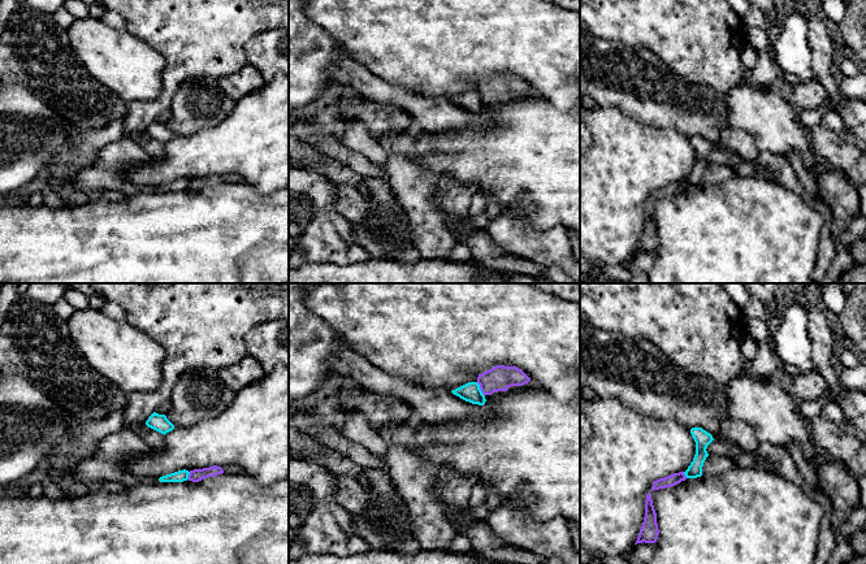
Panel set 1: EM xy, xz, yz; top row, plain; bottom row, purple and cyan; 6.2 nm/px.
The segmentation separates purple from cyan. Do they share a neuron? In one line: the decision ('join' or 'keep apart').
keep apart

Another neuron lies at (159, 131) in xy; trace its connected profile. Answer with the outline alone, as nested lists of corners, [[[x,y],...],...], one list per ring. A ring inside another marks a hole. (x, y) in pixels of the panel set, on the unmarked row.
[[[156,121],[148,126],[146,134],[164,144],[174,138],[174,134],[166,127],[165,123],[159,123]]]

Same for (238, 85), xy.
[[[248,62],[238,71],[221,77],[217,82],[224,92],[235,103],[250,92],[260,90],[267,83],[261,73]]]

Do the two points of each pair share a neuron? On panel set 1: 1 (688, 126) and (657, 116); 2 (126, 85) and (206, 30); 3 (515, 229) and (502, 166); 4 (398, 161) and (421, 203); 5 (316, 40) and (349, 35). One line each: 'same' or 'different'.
1: same
2: different
3: different
4: same
5: different

